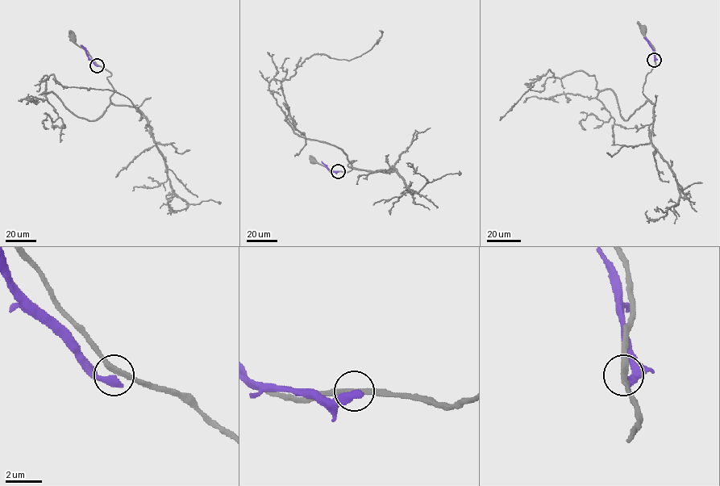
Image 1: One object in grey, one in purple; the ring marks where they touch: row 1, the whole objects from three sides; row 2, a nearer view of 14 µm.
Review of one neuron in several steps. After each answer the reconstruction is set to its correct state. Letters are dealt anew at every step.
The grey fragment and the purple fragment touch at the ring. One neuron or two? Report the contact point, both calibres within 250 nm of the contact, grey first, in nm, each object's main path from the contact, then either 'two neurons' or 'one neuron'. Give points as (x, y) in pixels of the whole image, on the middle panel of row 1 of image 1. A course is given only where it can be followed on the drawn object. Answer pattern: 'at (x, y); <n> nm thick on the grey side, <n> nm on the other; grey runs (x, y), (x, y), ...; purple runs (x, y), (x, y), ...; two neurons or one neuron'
at (338, 171); 280 nm thick on the grey side, 460 nm on the other; grey runs (338, 171), (331, 171), (314, 161); purple runs (338, 171), (330, 171), (322, 161); two neurons

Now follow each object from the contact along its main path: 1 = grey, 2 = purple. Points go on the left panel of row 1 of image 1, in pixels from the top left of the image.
1: (97, 65), (72, 38)
2: (97, 65), (81, 45)

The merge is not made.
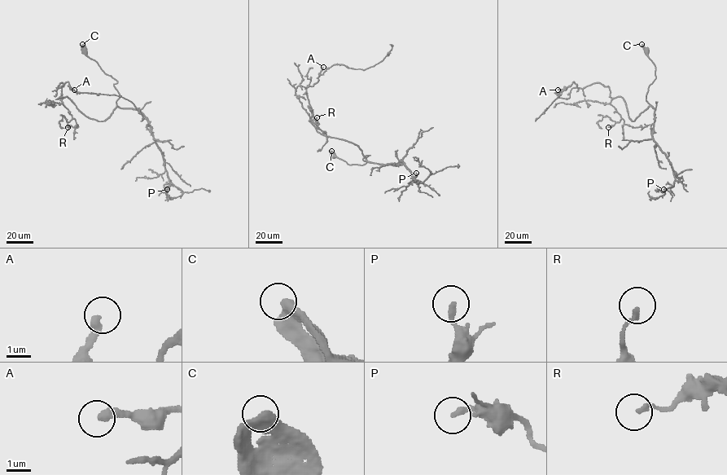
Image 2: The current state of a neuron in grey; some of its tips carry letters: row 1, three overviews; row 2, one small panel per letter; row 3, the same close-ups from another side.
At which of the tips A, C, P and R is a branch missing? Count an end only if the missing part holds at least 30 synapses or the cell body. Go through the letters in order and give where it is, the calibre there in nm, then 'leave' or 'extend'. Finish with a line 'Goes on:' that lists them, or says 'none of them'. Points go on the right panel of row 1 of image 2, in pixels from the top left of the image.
A: at (558, 90); 360 nm thick; extend
C: at (641, 44); 400 nm thick; leave
P: at (663, 189); 220 nm thick; leave
R: at (608, 127); 170 nm thick; leave
Goes on: A

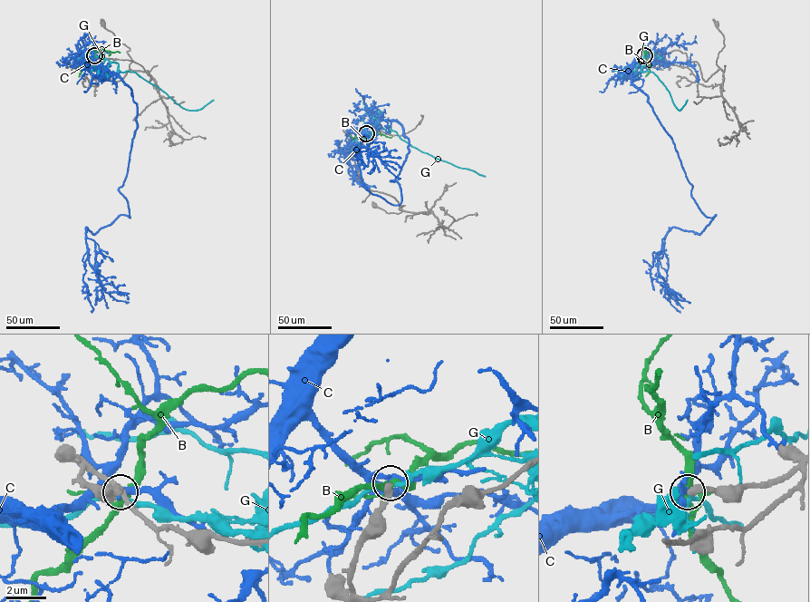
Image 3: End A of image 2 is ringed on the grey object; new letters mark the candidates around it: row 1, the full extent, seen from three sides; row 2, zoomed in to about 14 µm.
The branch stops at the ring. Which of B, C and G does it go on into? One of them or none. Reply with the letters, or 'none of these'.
none of these

